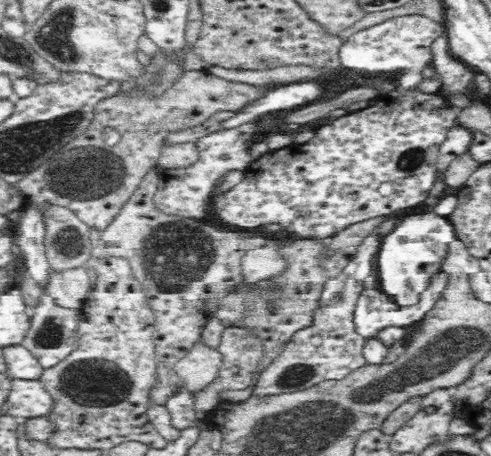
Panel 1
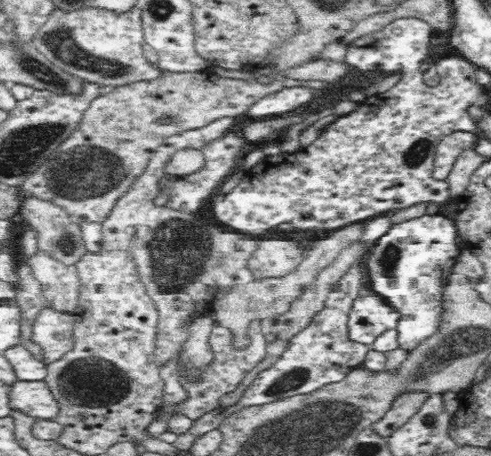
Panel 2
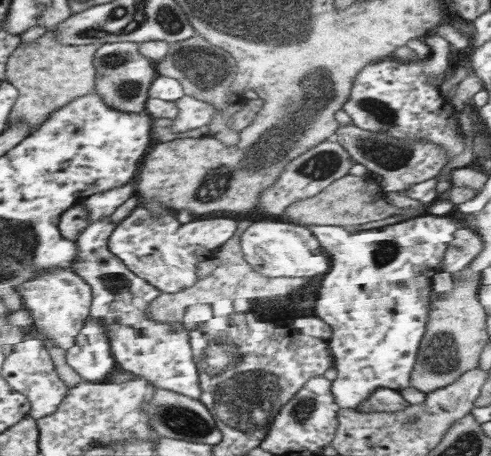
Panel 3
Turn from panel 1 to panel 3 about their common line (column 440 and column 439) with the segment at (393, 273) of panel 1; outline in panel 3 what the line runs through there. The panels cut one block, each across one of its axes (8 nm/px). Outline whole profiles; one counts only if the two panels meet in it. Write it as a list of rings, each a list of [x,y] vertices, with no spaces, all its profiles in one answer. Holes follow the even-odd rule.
[[[423,214],[417,220],[405,220],[399,224],[383,226],[377,230],[365,232],[345,232],[339,226],[305,226],[319,240],[319,246],[329,256],[329,270],[323,274],[317,296],[315,296],[315,316],[321,318],[329,328],[331,336],[325,340],[335,358],[335,382],[331,394],[339,404],[339,410],[357,410],[359,404],[375,396],[375,390],[385,388],[393,392],[401,392],[409,388],[411,370],[417,360],[417,352],[421,340],[427,332],[427,316],[431,312],[431,278],[443,272],[441,262],[445,252],[455,238],[455,232],[463,228],[463,224],[447,216],[431,216]]]

